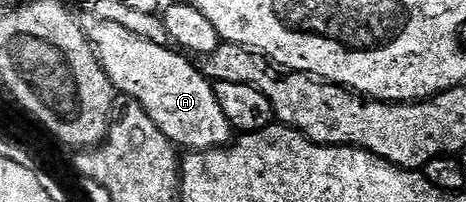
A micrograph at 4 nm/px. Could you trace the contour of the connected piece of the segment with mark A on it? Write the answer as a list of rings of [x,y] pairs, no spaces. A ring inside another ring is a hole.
[[[93,17],[87,20],[84,23],[86,35],[115,92],[140,104],[171,143],[190,151],[211,151],[213,147],[225,147],[231,142],[232,128],[228,117],[224,117],[224,109],[220,109],[220,101],[216,101],[214,83],[197,66],[193,67],[185,54],[170,47],[152,45],[152,41],[136,37],[136,33],[124,29],[124,25],[116,25],[116,21]]]

